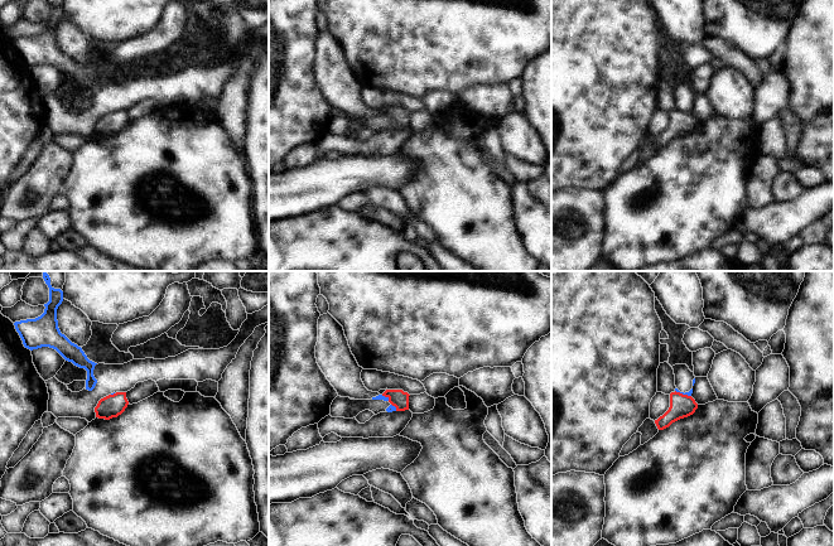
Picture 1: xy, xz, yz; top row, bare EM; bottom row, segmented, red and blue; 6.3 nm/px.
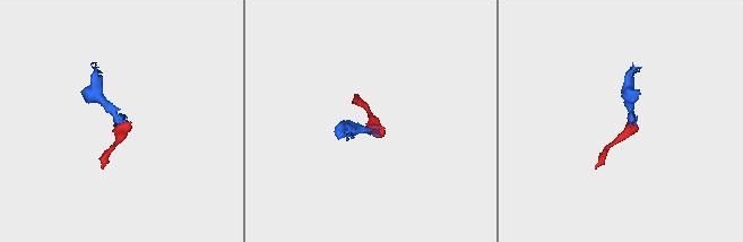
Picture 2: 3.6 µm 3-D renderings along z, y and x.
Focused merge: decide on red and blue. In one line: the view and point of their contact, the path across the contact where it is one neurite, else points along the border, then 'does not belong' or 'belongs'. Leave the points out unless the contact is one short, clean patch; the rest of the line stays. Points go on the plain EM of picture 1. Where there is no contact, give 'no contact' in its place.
contact yz (681, 111); border yz (675, 107), (690, 114); does not belong

